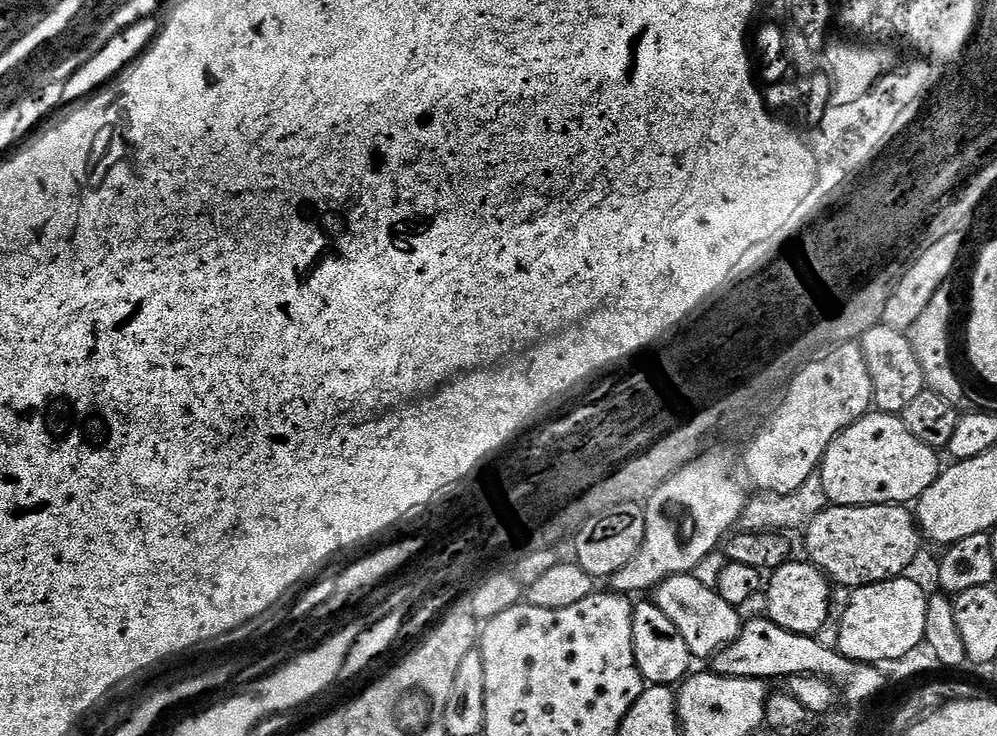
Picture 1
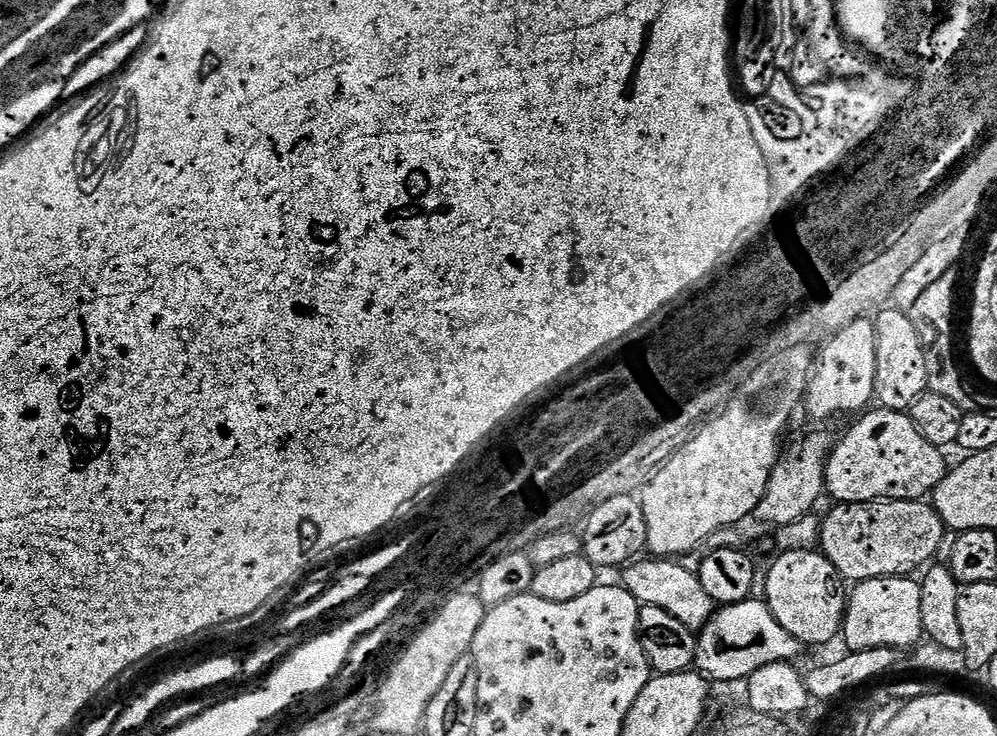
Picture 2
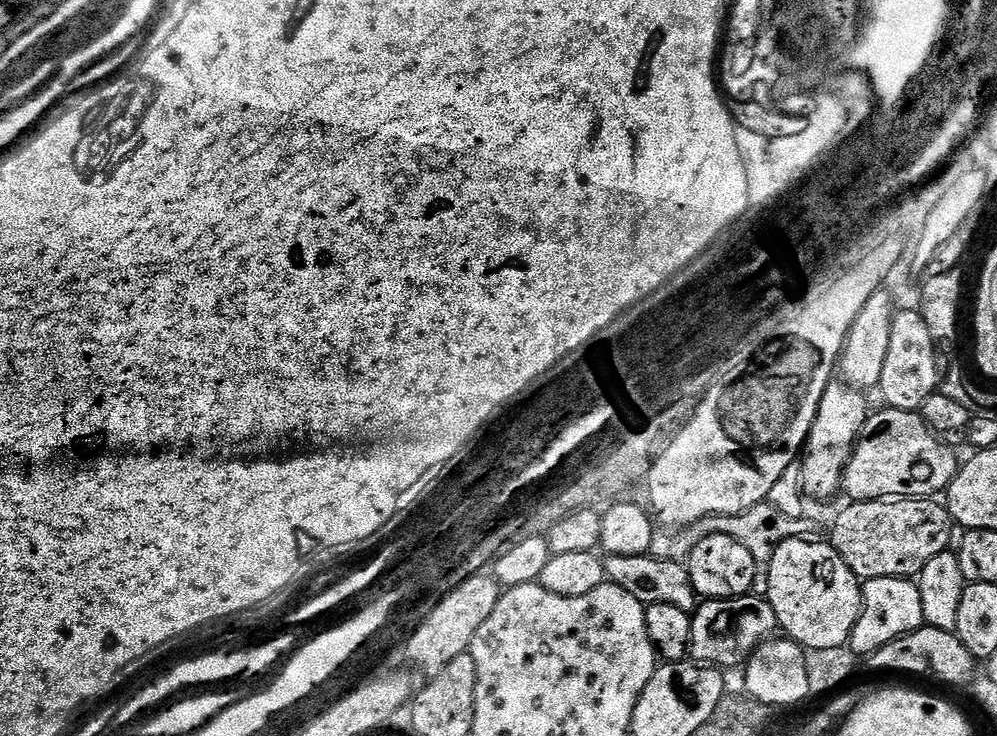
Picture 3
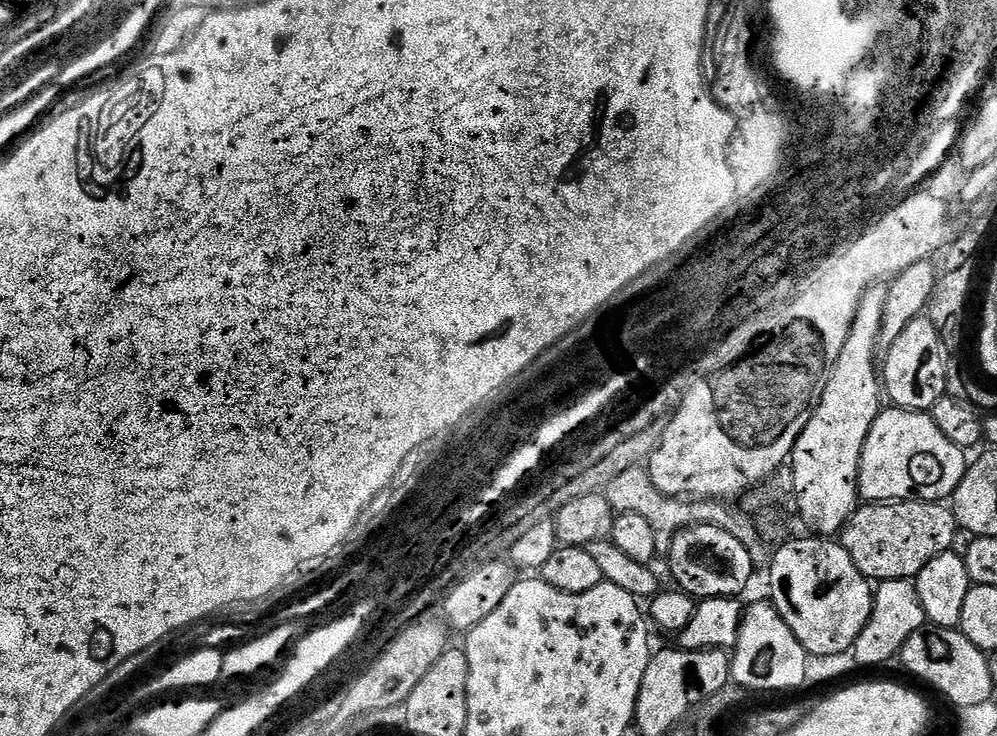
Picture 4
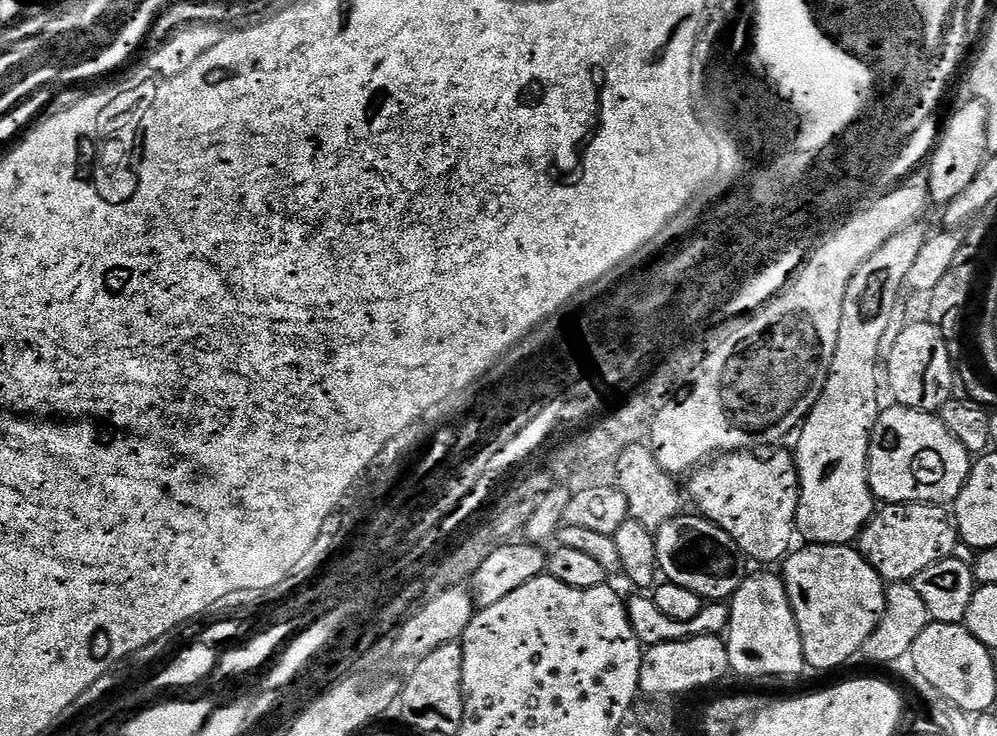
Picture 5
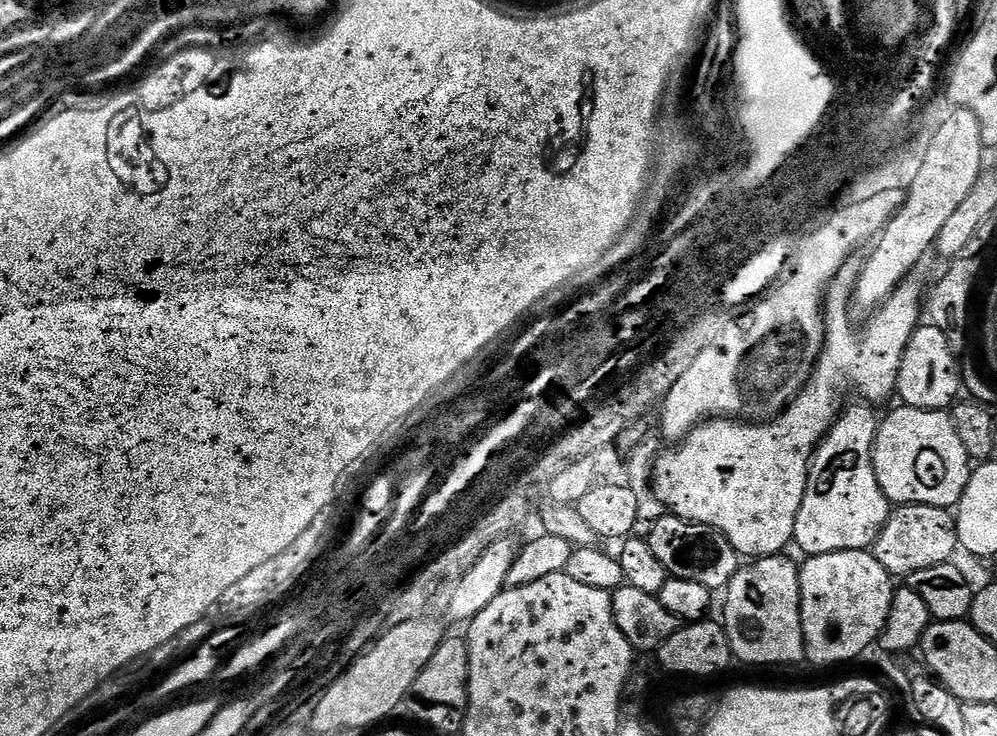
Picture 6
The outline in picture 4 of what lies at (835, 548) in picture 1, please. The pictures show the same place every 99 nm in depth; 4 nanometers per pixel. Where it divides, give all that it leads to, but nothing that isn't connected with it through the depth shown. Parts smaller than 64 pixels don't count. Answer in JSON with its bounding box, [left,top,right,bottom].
[842,502,956,582]

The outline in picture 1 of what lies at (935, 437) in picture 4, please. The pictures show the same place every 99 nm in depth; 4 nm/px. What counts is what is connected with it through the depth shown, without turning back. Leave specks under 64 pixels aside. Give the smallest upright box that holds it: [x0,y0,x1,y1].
[818,411,942,506]

